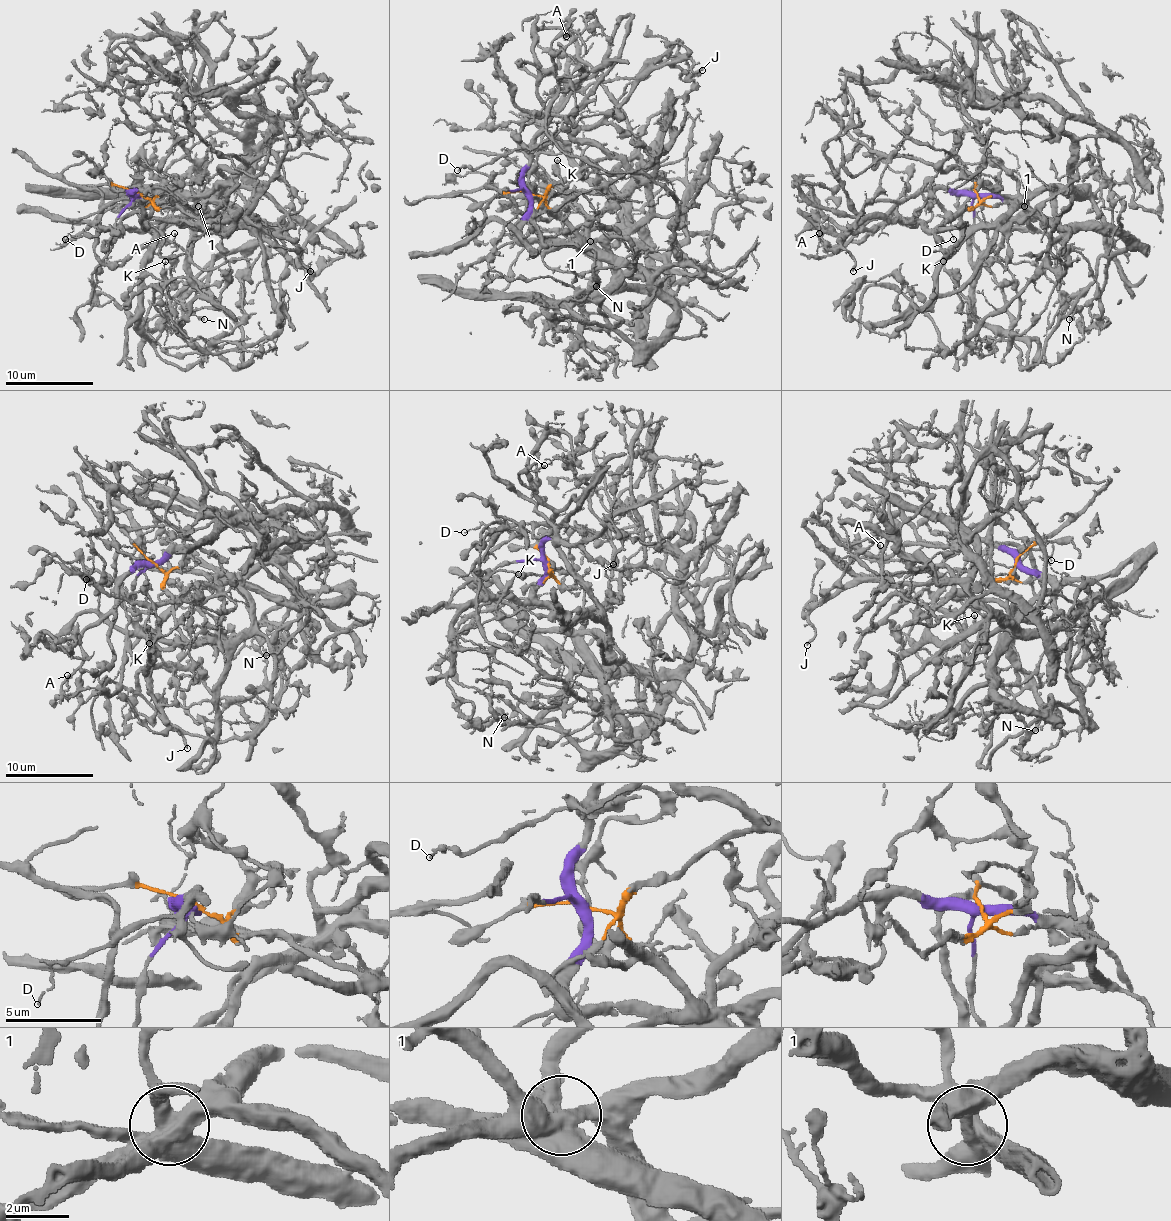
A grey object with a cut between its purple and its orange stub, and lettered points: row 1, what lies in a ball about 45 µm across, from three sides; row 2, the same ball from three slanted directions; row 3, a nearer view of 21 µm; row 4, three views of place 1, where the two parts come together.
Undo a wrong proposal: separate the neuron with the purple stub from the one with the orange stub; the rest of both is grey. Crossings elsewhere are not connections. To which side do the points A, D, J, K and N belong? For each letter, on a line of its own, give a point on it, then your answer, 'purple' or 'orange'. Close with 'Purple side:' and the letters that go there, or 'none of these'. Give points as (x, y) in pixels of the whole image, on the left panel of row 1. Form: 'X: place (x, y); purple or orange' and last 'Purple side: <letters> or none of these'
A: place (174, 233); purple
D: place (65, 239); purple
J: place (310, 271); orange
K: place (165, 261); orange
N: place (204, 319); orange
Purple side: A, D

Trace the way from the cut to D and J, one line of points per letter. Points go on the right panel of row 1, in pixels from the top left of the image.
D: (975, 194), (937, 189), (931, 196), (950, 216), (953, 238)
J: (975, 194), (977, 203), (962, 207), (928, 229), (866, 218), (842, 242), (855, 262), (853, 271)

